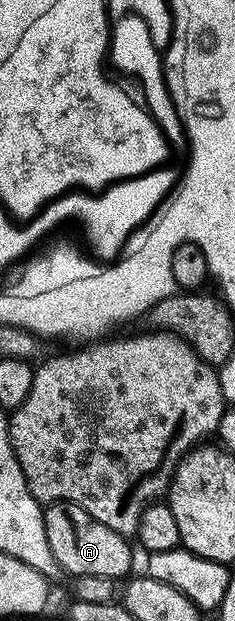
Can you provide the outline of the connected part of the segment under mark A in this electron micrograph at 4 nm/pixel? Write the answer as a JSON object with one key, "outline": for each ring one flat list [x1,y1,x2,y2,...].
{"outline":[[56,501,44,508,43,518,45,535,49,539,49,551,63,568,64,574,72,578,81,575,105,575,123,579,132,572,128,538,105,527,105,523,97,523,97,519,93,519,93,515,86,513,80,505,75,505,71,501]]}

